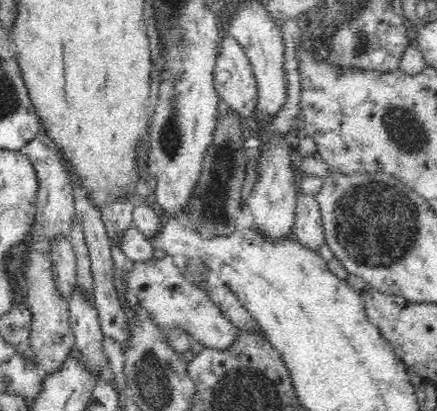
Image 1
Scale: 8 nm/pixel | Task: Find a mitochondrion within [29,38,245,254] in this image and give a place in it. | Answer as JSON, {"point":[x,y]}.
{"point":[213,202]}

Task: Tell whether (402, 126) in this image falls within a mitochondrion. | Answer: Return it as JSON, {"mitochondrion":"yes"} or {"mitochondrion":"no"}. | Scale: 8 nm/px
{"mitochondrion":"yes"}

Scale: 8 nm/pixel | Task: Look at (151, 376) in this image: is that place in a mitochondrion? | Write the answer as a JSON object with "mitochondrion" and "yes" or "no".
{"mitochondrion":"yes"}

